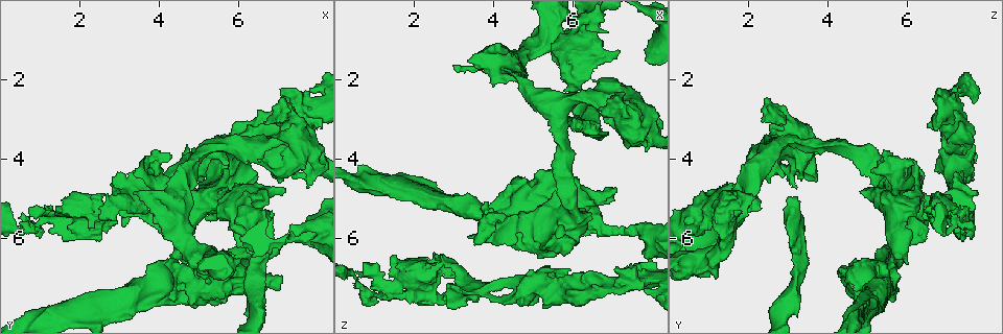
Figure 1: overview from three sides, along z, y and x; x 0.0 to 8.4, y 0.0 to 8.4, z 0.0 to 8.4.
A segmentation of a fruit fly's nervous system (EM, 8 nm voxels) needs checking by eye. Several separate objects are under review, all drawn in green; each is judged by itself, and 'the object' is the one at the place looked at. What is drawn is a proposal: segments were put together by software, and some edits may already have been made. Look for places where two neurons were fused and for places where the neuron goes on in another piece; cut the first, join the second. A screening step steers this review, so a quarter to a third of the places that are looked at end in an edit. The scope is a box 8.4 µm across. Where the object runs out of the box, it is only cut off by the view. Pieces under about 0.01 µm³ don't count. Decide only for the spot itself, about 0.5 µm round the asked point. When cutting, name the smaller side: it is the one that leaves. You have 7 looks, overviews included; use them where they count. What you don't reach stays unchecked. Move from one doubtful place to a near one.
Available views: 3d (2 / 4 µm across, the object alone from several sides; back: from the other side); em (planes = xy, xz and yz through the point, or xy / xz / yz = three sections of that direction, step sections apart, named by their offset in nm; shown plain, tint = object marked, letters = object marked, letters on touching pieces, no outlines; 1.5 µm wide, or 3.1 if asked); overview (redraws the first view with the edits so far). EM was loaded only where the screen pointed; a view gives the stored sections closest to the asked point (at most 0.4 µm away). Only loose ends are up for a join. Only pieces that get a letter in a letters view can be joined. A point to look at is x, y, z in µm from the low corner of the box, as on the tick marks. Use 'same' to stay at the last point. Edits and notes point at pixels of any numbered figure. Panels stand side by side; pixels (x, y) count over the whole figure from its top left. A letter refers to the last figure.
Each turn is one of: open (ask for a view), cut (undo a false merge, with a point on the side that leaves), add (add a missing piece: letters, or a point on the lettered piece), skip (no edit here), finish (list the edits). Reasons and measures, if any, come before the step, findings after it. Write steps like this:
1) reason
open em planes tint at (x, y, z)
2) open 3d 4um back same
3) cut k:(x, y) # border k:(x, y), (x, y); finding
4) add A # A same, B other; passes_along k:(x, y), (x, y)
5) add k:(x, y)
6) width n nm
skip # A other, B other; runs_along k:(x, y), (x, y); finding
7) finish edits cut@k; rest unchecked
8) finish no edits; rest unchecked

thick turns thin
open em planes letters at (7.85, 5.75, 5.75)

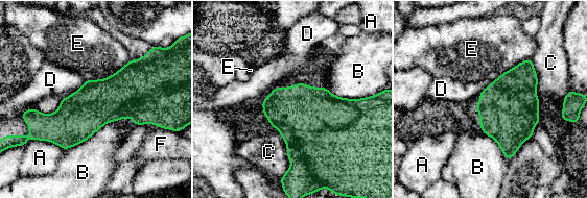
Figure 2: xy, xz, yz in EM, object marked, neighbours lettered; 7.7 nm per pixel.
longest_contact B 600 nm
skip # A other, B other, C other, D other, E other, F other; border 2:(86, 80), (76, 91), (62, 98); continuous, no second neuron

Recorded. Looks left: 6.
thick turns thin
open 3d 2um at (6.65, 3.00, 7.35)

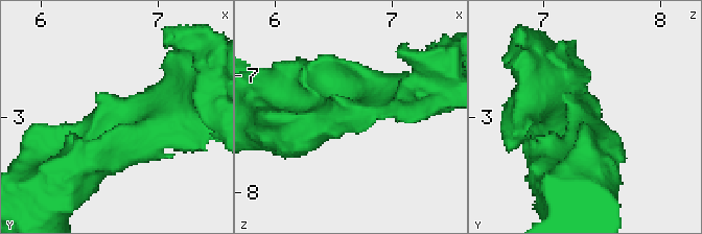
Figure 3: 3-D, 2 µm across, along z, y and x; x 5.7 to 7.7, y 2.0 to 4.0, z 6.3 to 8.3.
open em planes letters at (6.64, 3.00, 7.32)

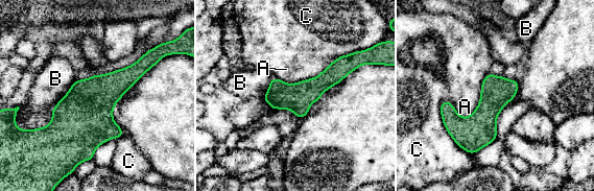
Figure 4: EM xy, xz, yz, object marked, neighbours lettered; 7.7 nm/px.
skip # A other, B other, C other; border 4:(442, 101), (445, 128), (473, 153); continuous, no second neuron

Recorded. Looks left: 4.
open em planes letters at (4.35, 6.50, 5.00)

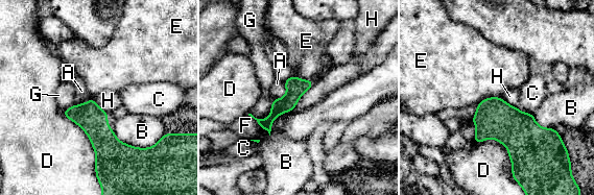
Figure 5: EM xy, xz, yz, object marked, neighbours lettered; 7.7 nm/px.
skip # A other, B other, C other, D other, E other, F other, G other, H other; runs_along 5:(66, 113), (134, 149); no lettered piece goes on from it

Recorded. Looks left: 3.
finish no edits; rest unchecked

